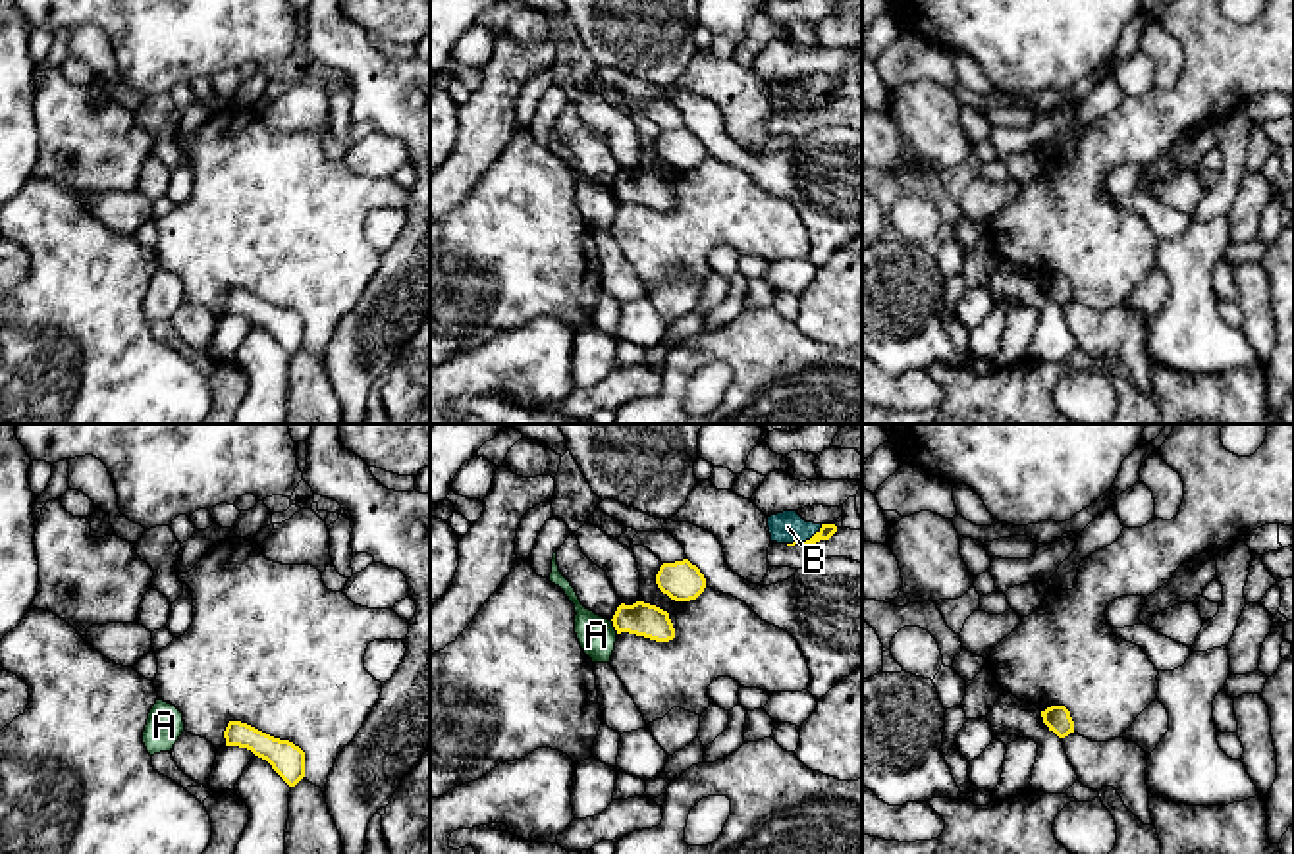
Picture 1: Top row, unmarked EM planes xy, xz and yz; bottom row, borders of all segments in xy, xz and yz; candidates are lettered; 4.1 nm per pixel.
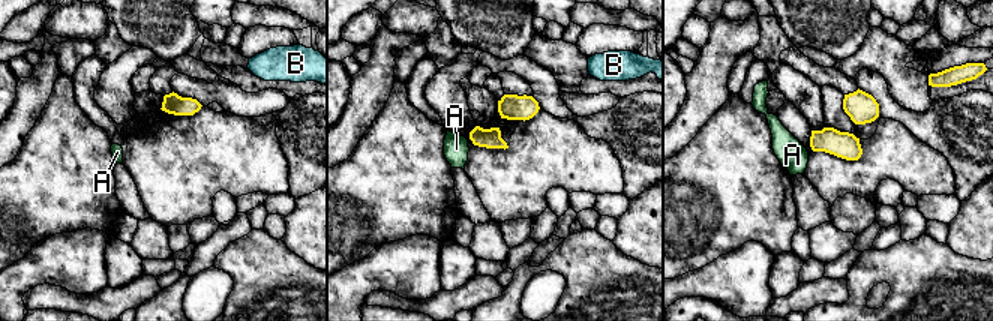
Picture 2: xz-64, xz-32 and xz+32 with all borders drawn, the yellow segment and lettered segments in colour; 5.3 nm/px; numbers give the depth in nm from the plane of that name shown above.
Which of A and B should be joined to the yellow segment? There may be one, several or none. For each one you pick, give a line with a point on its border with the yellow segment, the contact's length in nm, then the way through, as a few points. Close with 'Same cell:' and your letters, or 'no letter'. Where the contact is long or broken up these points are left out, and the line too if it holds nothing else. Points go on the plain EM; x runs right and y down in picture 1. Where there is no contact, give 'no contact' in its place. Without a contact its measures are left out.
Same cell: no letter

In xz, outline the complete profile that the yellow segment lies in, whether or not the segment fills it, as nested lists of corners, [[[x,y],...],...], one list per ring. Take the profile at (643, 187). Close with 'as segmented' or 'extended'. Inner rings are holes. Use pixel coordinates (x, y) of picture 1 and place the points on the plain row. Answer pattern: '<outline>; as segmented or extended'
[[[644,170],[633,173],[621,172],[611,189],[617,202],[629,200],[656,210],[669,210],[675,206],[669,181]]]; as segmented

